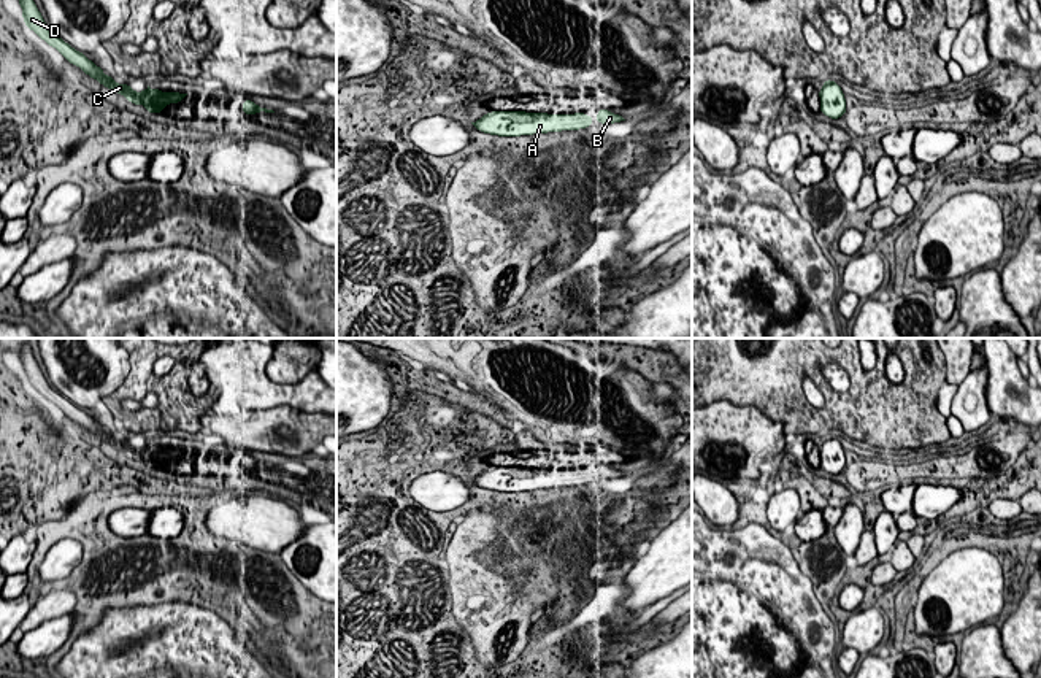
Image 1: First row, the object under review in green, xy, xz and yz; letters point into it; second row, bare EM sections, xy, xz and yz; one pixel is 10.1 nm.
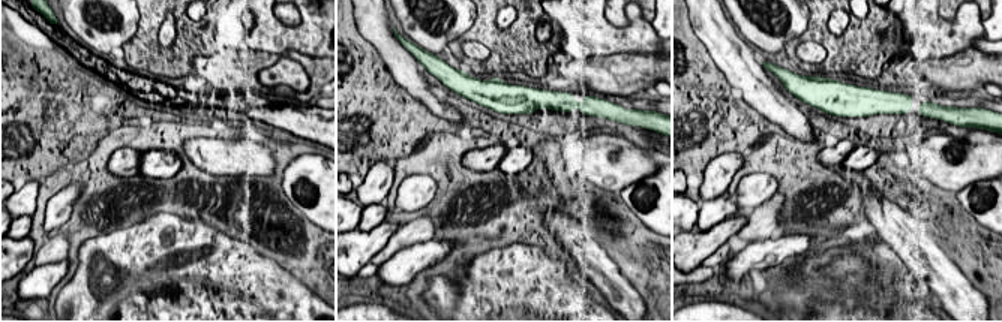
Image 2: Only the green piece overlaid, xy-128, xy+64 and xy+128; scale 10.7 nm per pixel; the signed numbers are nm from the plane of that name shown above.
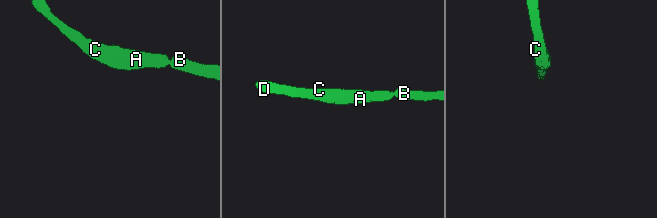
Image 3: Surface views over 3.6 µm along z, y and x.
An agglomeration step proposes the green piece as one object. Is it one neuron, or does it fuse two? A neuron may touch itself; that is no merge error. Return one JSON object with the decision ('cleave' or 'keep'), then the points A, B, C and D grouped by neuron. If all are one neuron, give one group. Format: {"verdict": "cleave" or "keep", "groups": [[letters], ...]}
{"verdict": "keep", "groups": [["A", "B", "C", "D"]]}

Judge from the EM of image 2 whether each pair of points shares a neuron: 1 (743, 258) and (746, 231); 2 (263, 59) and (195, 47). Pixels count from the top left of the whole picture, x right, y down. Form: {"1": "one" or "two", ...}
{"1": "two", "2": "two"}

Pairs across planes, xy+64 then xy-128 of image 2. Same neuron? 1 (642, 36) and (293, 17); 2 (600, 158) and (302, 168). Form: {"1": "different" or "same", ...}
{"1": "different", "2": "different"}

